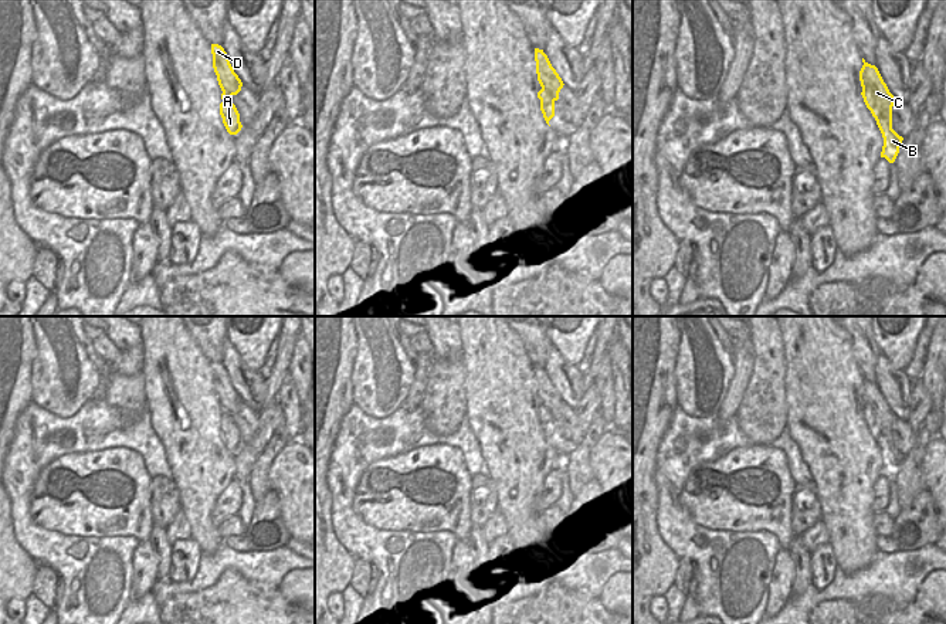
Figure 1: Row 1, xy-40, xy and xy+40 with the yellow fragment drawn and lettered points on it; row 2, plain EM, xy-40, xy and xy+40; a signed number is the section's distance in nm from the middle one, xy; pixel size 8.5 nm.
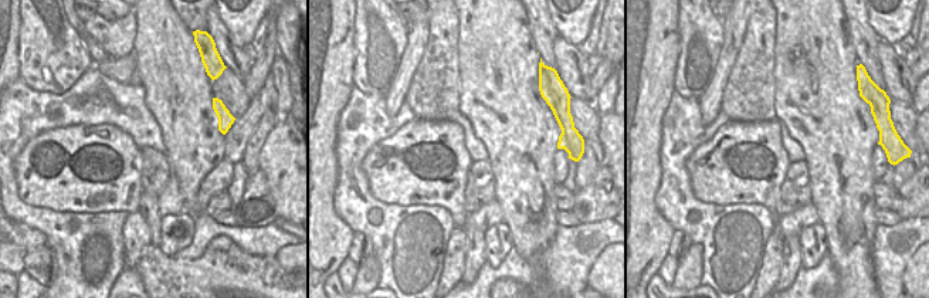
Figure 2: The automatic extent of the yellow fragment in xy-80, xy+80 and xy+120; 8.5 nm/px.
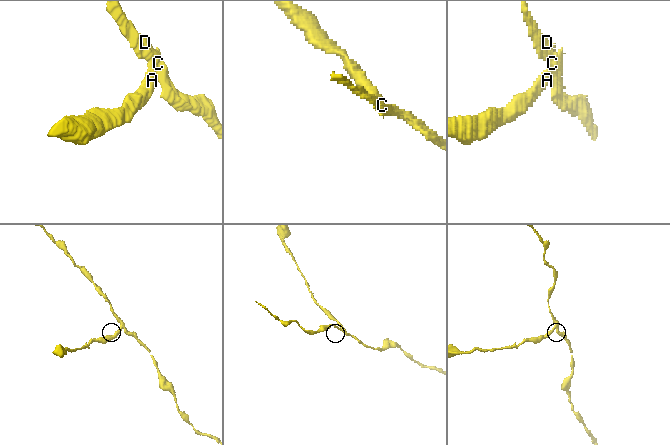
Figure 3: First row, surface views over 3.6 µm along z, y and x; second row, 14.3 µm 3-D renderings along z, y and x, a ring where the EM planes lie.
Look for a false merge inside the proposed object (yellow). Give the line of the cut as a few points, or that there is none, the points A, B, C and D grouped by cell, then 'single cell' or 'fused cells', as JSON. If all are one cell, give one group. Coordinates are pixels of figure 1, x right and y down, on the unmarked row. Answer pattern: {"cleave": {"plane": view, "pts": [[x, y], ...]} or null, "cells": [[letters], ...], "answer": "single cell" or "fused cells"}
{"cleave": {"plane": "xy", "pts": [[541, 417], [553, 420]]}, "cells": [["A"], ["B", "C", "D"]], "answer": "fused cells"}

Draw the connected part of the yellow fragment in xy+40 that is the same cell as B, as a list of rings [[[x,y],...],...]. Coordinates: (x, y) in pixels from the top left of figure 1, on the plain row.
[[[864,376],[862,380],[864,383],[859,389],[859,399],[862,404],[861,413],[867,425],[875,435],[884,455],[881,475],[885,475],[889,481],[894,481],[903,458],[903,455],[892,447],[892,424],[895,421],[895,416],[889,410],[878,386],[868,381]]]

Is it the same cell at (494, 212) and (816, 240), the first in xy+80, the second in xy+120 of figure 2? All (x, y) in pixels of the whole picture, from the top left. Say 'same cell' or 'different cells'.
different cells

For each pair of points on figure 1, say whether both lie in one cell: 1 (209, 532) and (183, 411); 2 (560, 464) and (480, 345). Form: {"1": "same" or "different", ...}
{"1": "same", "2": "same"}

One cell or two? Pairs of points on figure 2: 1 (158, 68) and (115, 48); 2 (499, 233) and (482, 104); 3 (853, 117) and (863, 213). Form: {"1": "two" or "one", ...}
{"1": "two", "2": "two", "3": "one"}

